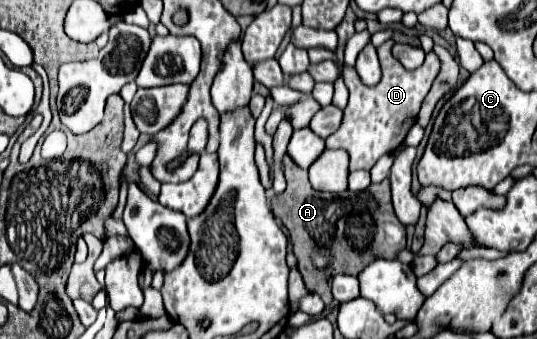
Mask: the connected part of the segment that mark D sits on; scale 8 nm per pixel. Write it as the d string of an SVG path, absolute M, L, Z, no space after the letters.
M385 41L379 47L379 63L383 69L383 77L375 87L367 87L361 83L355 69L343 67L343 79L349 89L349 103L343 109L343 119L339 129L325 139L325 145L331 149L345 149L349 153L349 171L369 169L375 161L387 153L393 153L405 139L409 127L415 123L419 107L425 95L431 89L439 73L439 59L431 51L425 57L425 63L415 71L403 69L403 65L391 55L393 41Z

